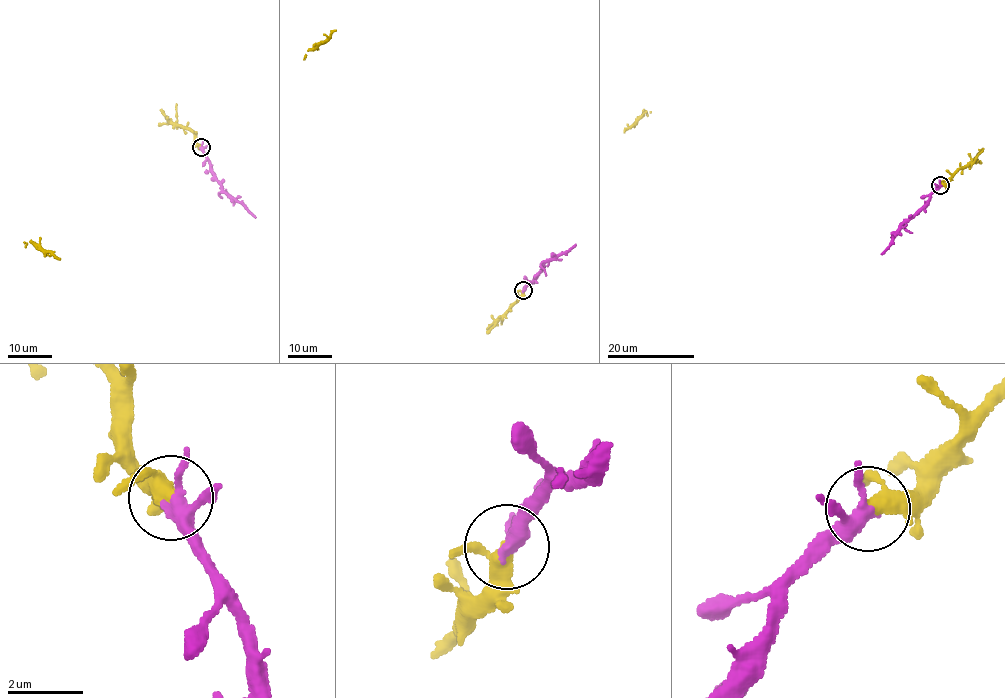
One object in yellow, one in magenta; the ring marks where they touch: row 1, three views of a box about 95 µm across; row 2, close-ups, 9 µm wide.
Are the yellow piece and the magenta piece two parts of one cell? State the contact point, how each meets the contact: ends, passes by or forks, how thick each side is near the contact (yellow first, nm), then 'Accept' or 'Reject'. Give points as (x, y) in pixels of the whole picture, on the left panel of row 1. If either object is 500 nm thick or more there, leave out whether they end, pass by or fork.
Place: (201, 147). At the ring yellow passes by. At the ring magenta forks. Thickness 340 nm (yellow) against 280 nm. Accept

